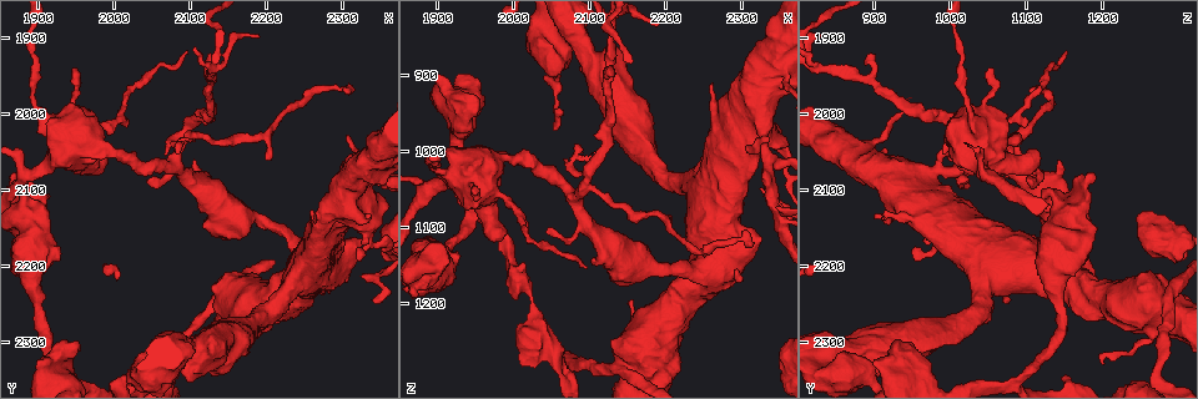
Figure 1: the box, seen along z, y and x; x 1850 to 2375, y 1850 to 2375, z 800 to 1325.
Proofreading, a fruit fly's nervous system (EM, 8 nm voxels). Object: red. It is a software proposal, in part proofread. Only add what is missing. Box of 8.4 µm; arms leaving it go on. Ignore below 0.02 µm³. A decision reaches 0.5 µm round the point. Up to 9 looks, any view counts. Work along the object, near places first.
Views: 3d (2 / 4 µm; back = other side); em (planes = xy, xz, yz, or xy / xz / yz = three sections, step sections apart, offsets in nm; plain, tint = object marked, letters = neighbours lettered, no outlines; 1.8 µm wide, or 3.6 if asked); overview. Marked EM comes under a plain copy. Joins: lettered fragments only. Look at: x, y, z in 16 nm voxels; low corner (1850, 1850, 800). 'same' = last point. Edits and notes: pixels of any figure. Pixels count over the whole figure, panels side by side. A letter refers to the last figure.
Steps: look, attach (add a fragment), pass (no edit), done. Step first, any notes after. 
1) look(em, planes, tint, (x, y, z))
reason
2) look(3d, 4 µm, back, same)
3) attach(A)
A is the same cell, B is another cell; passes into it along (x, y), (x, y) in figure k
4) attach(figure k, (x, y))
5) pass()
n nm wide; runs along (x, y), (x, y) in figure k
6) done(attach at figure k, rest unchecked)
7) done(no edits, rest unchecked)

look(3d, 4 µm, (2265, 2130, 915))

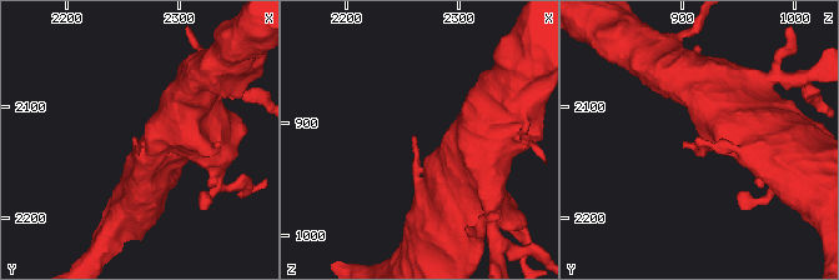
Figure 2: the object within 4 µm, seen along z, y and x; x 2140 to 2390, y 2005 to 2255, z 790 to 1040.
look(em, xy, step 16, tint, (2258, 2130, 914))

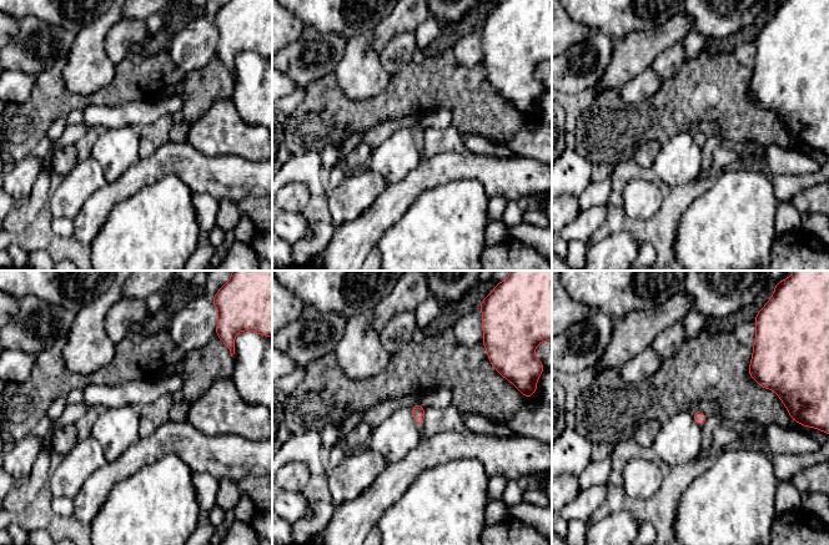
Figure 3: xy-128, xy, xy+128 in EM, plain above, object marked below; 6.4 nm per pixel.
look(em, yz, step 4, letters, same)

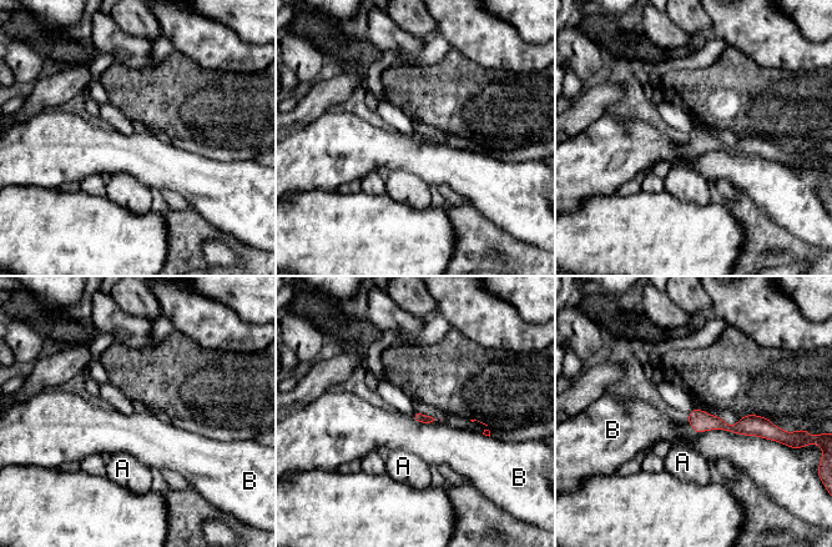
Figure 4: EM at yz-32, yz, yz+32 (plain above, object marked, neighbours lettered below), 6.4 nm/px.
pass()
A and B are other cells; runs along (691, 417), (726, 427), (769, 428) in figure 4; no lettered fragment goes on from it

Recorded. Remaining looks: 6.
look(em, xz, step 16, tint, (1895, 1985, 1020))
sudden change in width

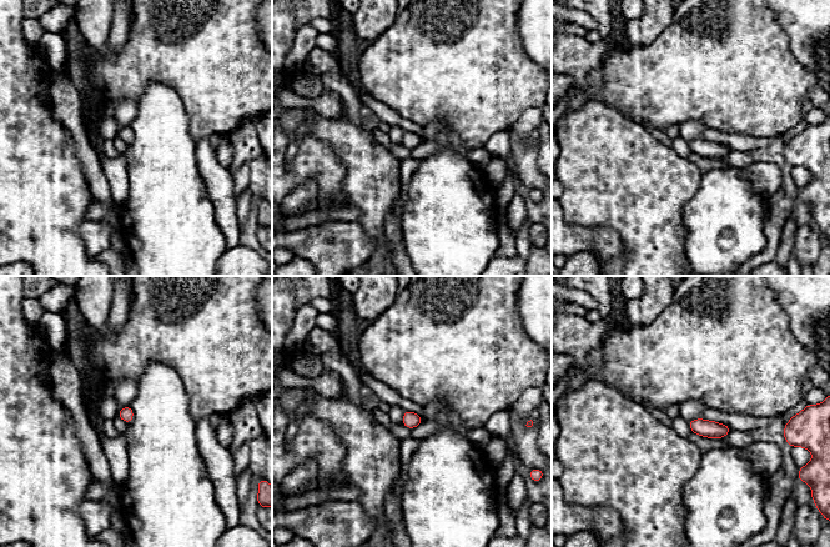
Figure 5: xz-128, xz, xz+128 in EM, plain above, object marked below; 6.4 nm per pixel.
look(em, planes, letters, same)
cut it another way

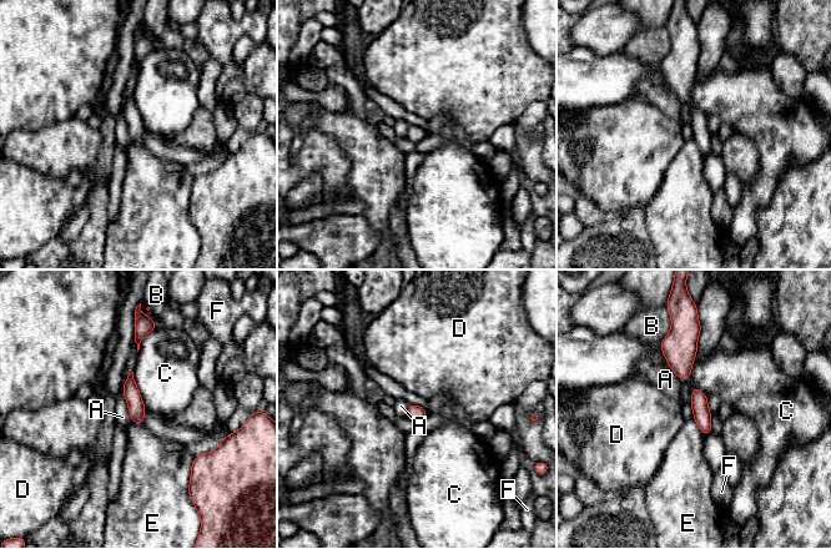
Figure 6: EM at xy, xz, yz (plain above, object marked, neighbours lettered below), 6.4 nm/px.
pass()
110 nm wide; A, B, C, D, E and F are other cells; border along (132, 372), (142, 404), (147, 409) in figure 6; no lettered fragment goes on from it

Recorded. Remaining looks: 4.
look(em, planes, letters, (1895, 2100, 1115))
branch stops here

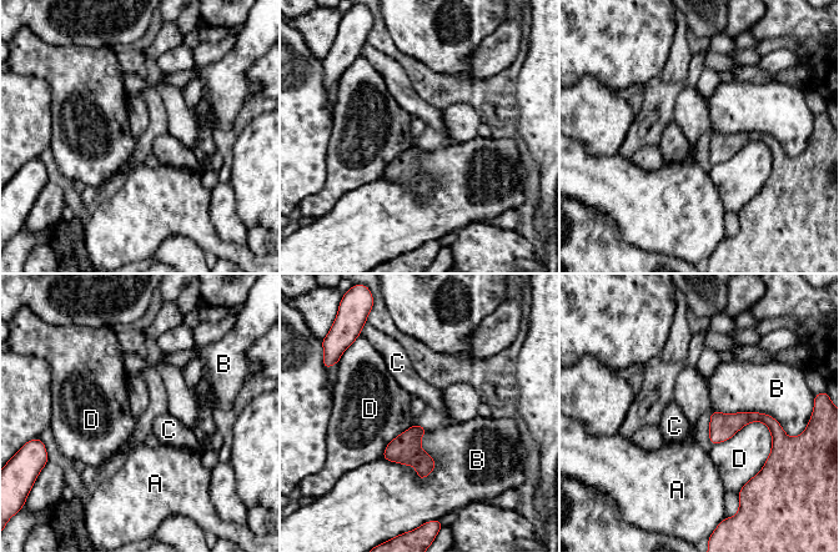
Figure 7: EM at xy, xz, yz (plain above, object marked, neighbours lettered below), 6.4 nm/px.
pass()
A, B, C and D are other cells; border along (762, 421), (769, 456), (738, 491) in figure 7; no lettered fragment goes on from it

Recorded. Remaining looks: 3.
look(3d, 4 µm, (2150, 2245, 1275))
sudden change in width

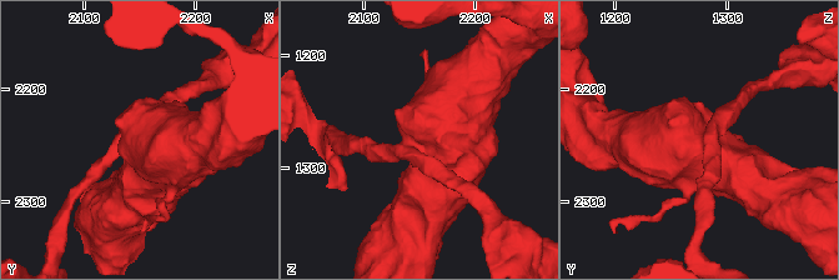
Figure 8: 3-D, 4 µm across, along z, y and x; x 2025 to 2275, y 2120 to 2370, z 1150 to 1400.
look(em, 3.6 µm, xy, step 4, tint, (2154, 2246, 1278))

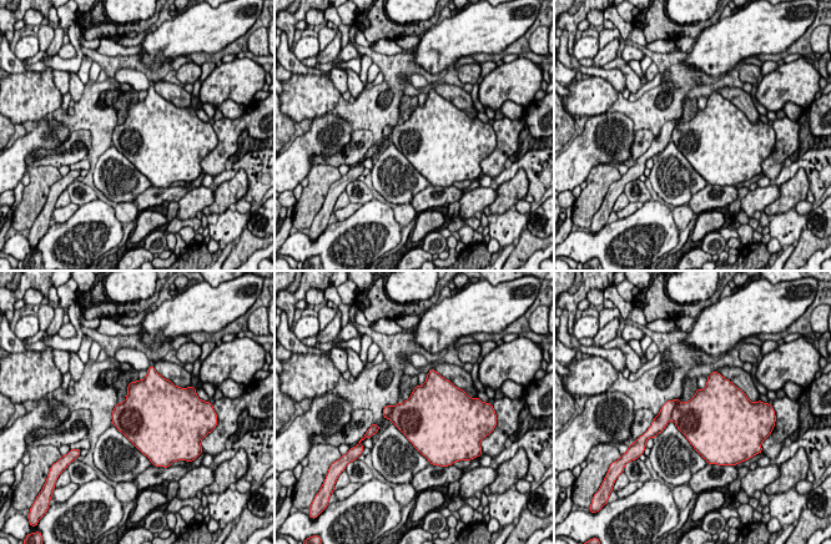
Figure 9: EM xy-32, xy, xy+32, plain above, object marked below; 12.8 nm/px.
look(em, 3.6 µm, planes, letters, same)
cut it another way

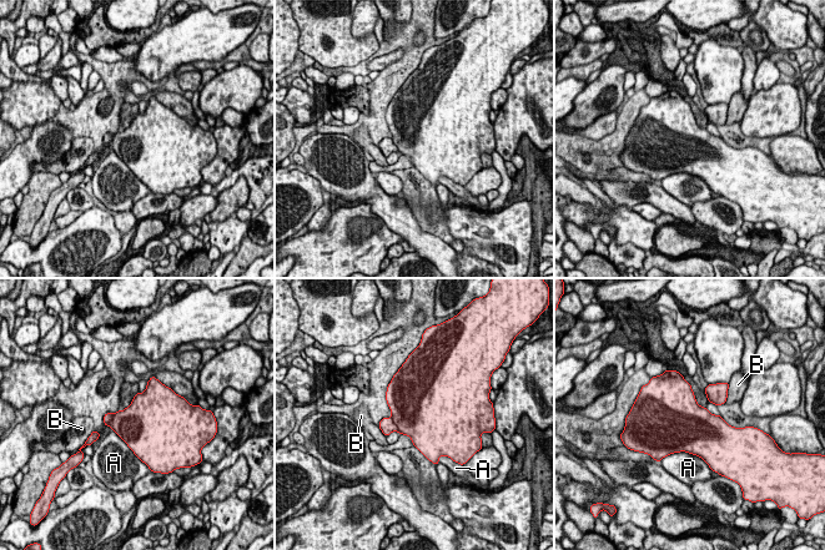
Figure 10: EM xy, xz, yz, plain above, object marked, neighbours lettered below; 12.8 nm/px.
pass()
A and B are other cells; border along (111, 428), (141, 460) in figure 10; none of them fits

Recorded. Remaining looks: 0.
done(no edits, rest unchecked)

